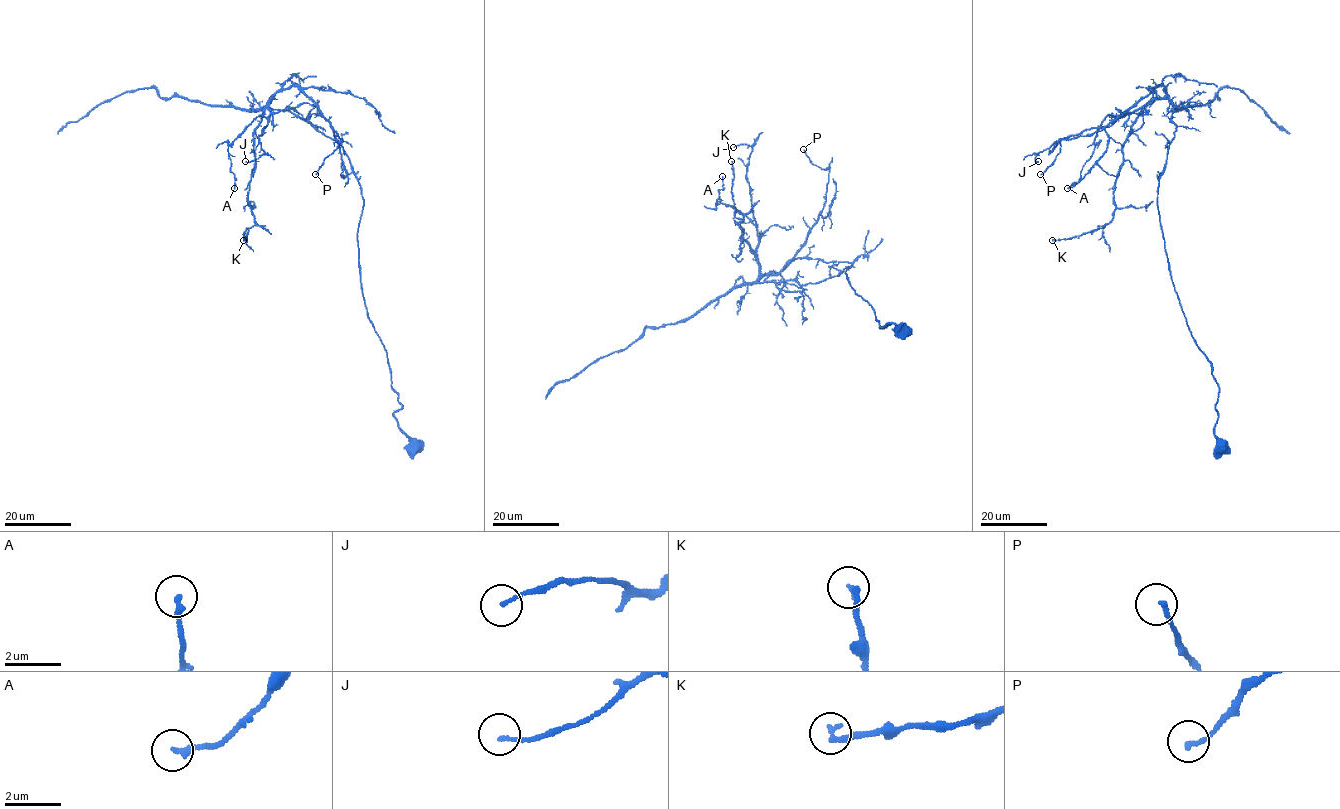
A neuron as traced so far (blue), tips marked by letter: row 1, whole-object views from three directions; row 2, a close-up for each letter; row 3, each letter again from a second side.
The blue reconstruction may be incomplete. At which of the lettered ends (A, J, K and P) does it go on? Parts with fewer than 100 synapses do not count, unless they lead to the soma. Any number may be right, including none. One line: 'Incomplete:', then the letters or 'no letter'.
Incomplete: no letter

